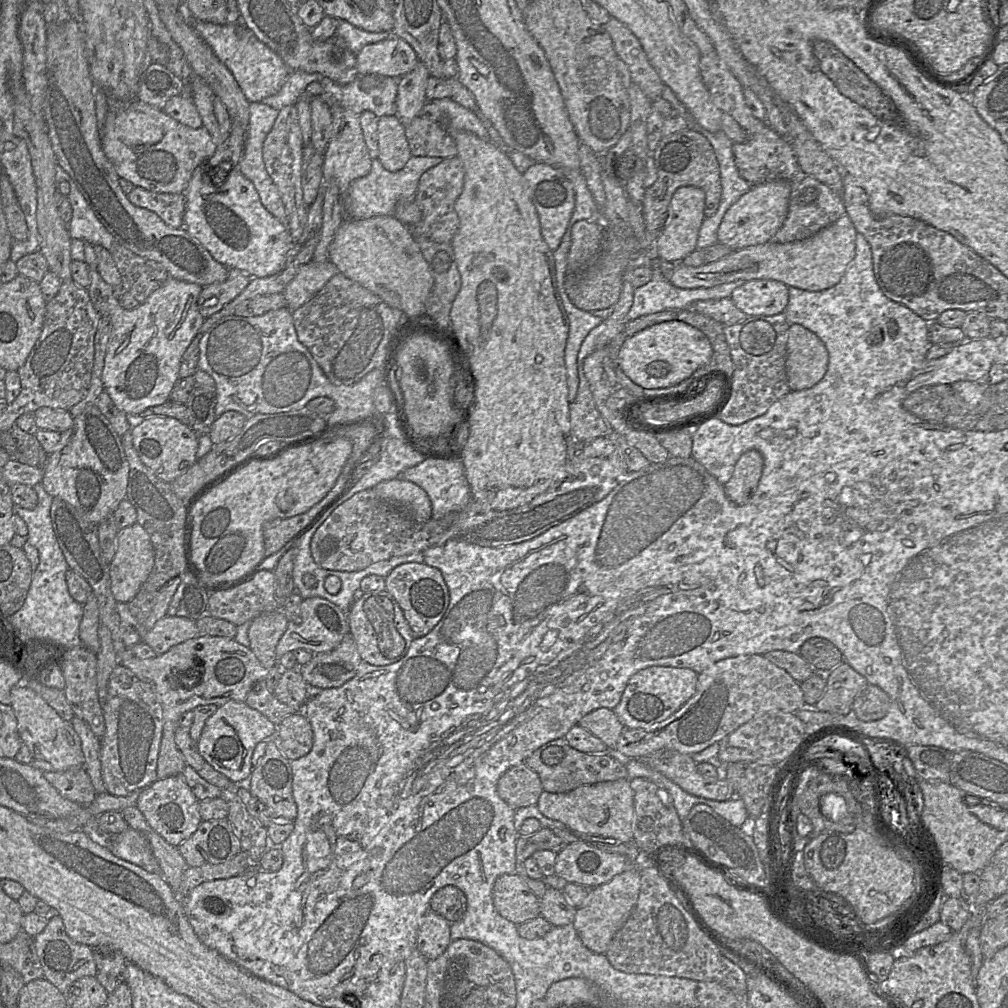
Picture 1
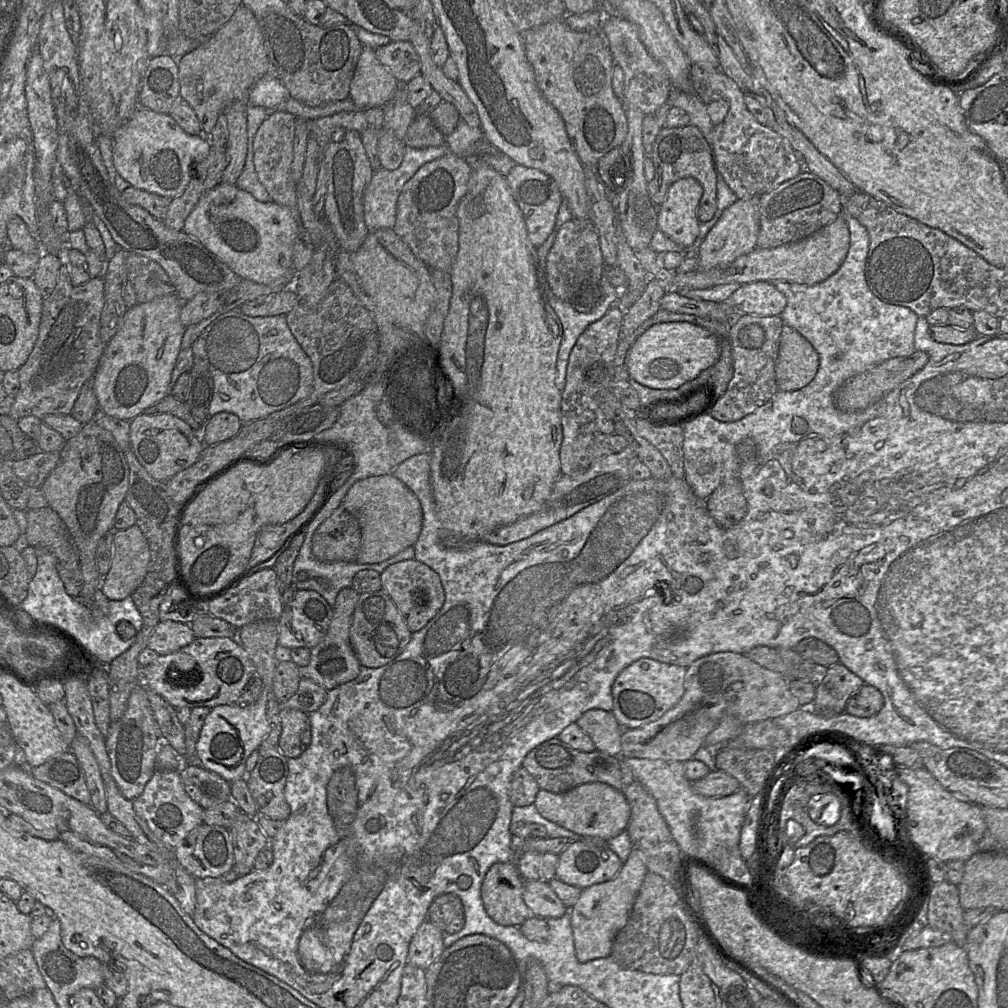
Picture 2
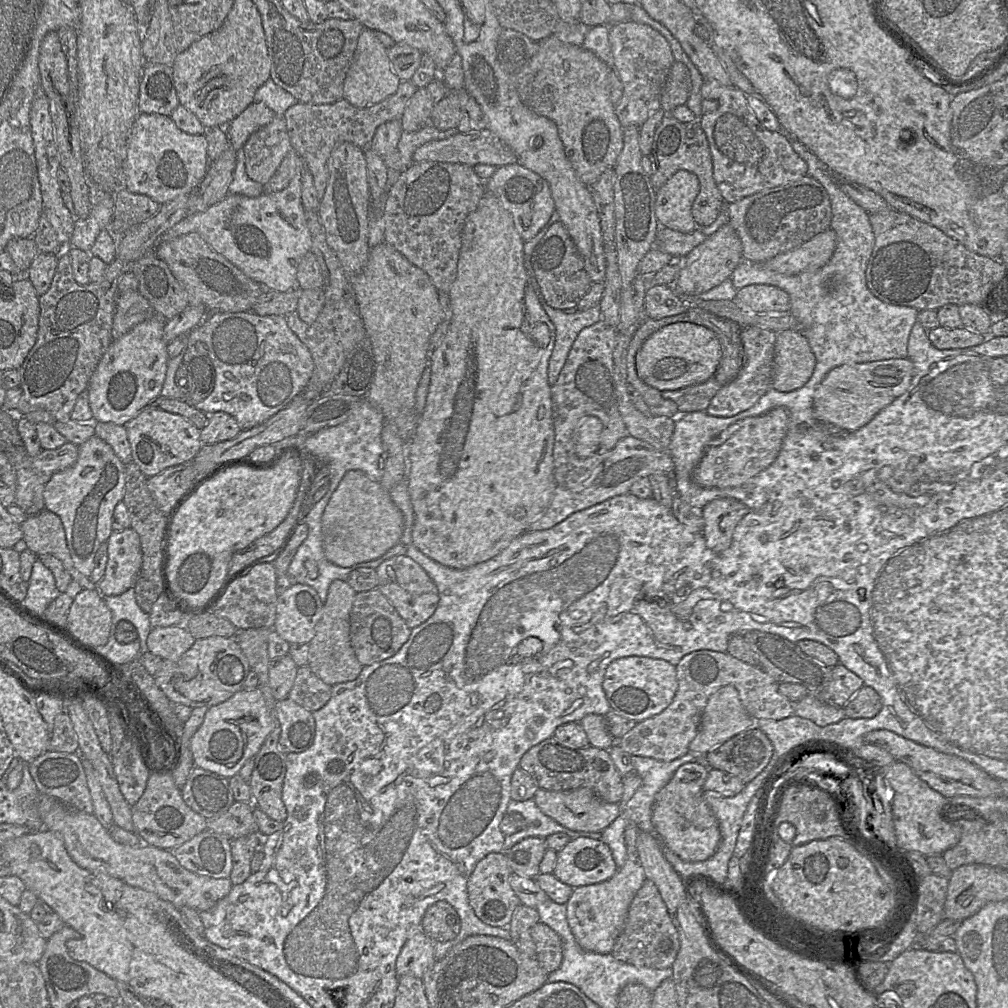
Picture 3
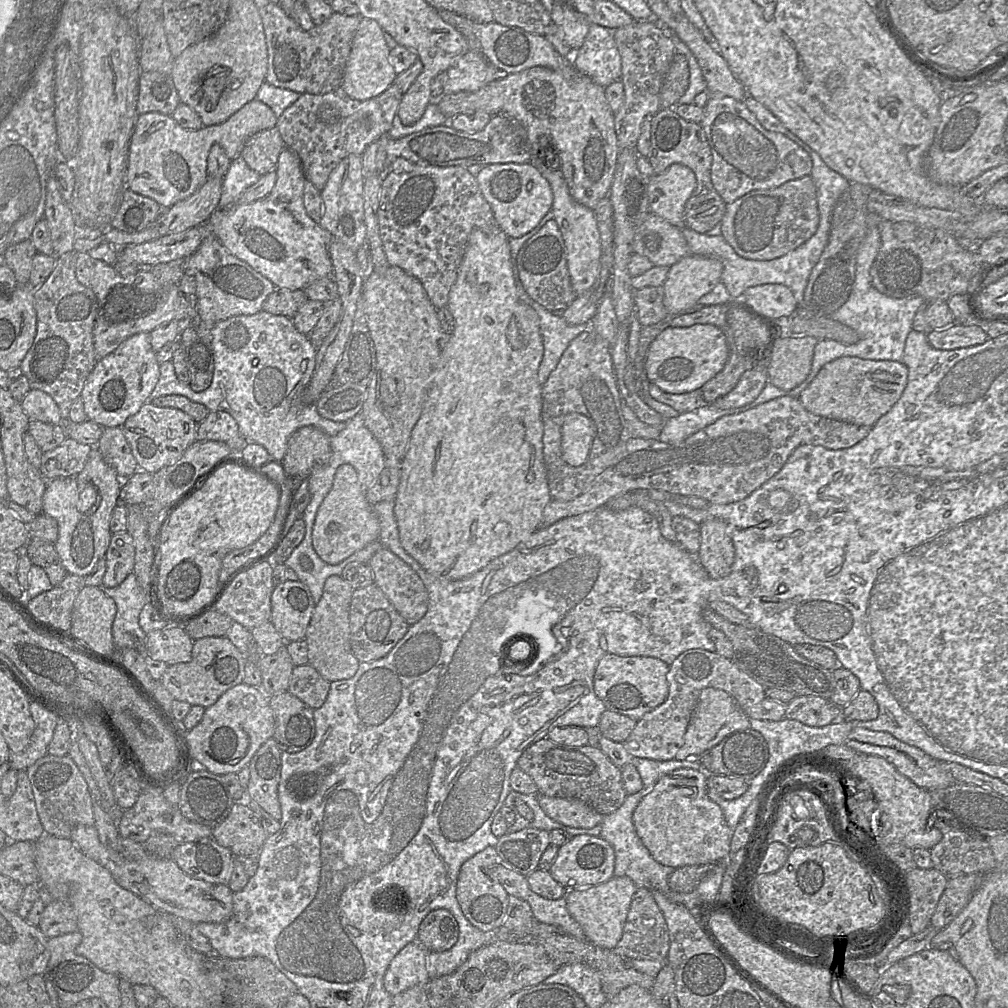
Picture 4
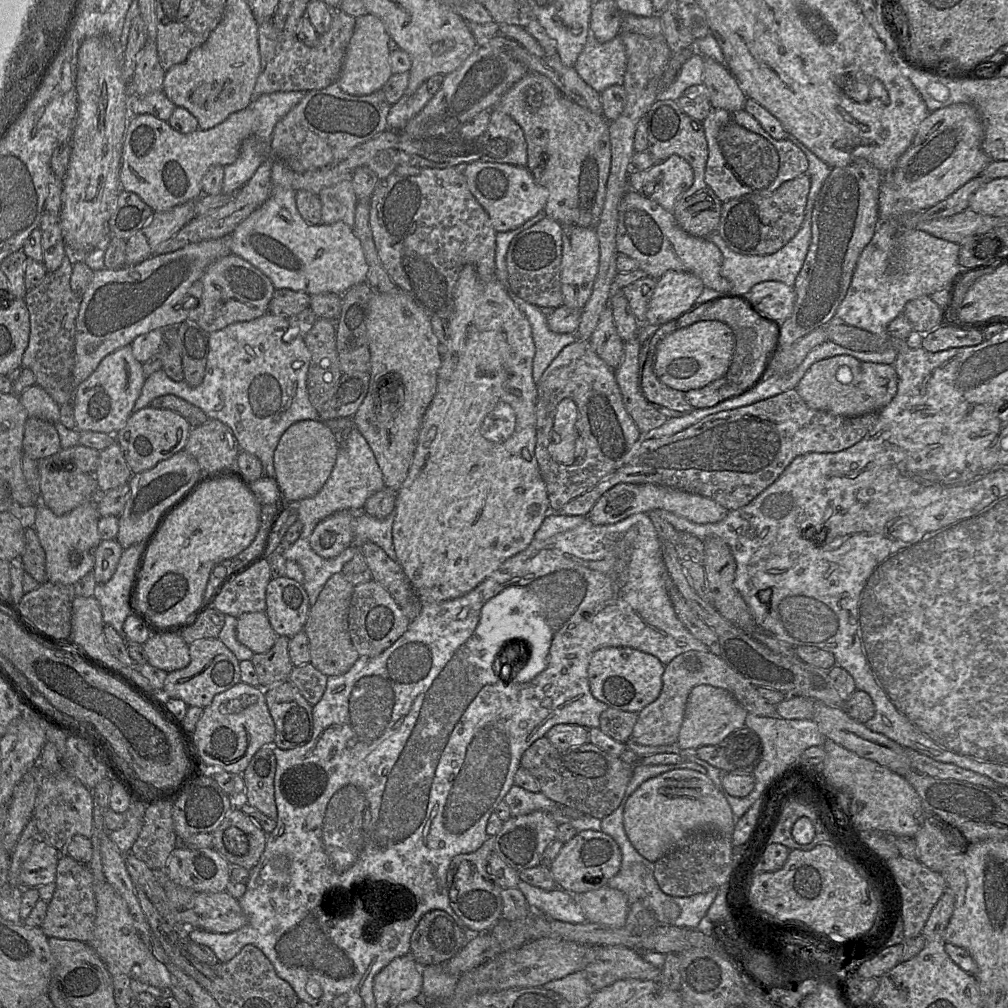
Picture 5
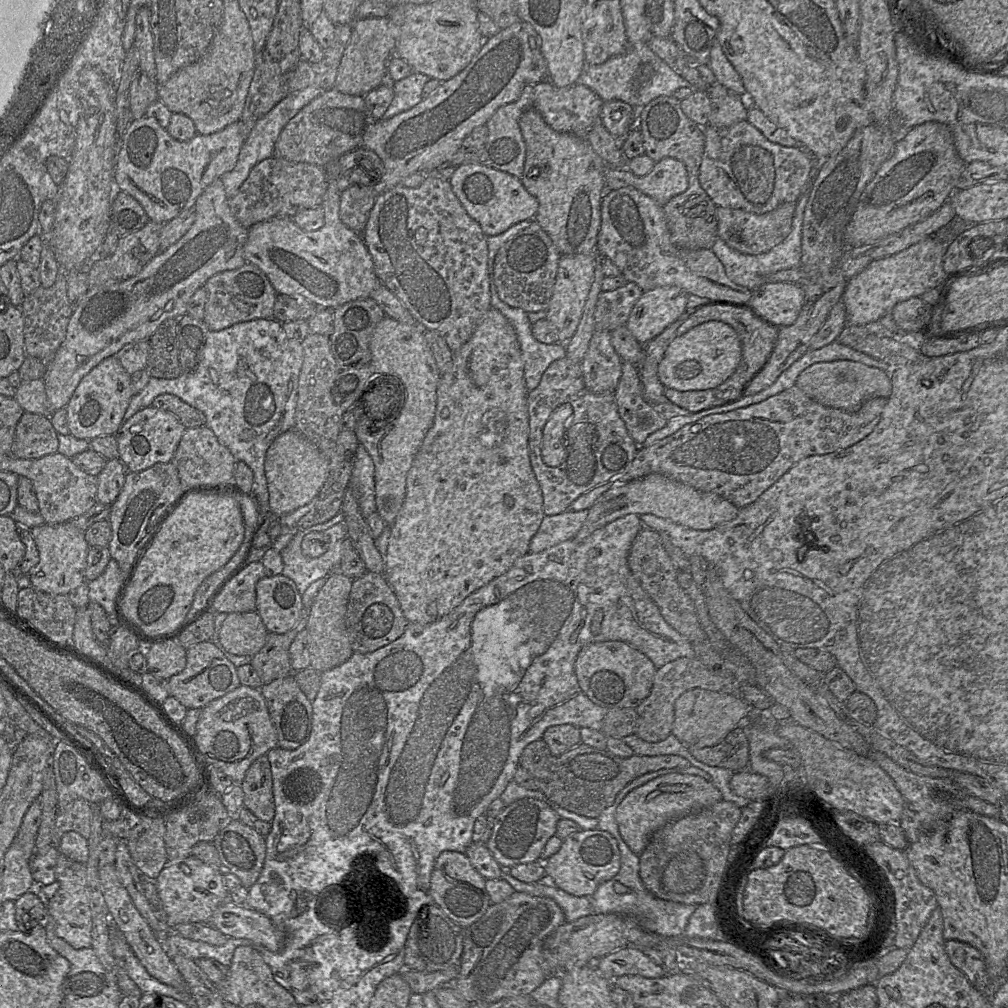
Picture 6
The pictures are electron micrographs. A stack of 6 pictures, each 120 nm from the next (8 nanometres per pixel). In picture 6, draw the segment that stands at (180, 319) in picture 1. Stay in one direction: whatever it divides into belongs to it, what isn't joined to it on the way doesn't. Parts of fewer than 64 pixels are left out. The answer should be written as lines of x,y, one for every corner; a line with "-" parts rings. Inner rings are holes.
115,355
101,361
80,381
68,405
67,422
70,434
78,439
92,440
98,436
116,435
133,397
132,377

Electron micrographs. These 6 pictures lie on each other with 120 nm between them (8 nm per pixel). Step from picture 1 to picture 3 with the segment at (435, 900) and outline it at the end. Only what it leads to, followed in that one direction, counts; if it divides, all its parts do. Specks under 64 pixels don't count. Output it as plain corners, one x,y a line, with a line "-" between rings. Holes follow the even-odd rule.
440,900
424,912
421,930
434,942
447,942
460,931
461,922
455,908
447,901

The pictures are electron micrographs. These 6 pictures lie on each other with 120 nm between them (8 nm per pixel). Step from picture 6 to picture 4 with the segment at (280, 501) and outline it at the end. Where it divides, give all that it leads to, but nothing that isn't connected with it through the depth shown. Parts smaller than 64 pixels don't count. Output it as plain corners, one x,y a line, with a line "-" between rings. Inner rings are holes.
303,426
289,438
281,463
294,480
307,480
314,466
328,464
331,455
330,436
314,426

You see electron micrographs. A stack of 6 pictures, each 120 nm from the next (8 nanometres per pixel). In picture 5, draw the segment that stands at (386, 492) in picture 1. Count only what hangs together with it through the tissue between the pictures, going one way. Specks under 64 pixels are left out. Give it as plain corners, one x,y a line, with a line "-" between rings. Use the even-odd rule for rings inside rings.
338,511
318,522
309,537
310,547
313,552
323,559
331,559
353,545
352,520
355,517
355,513
357,512

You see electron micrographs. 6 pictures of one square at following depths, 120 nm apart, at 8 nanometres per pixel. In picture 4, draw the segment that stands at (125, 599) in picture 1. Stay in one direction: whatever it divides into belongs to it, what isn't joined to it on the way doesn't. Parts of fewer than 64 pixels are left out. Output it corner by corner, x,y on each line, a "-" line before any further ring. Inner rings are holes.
127,531
113,533
104,558
106,560
106,571
101,587
116,587
134,569
135,546
132,536

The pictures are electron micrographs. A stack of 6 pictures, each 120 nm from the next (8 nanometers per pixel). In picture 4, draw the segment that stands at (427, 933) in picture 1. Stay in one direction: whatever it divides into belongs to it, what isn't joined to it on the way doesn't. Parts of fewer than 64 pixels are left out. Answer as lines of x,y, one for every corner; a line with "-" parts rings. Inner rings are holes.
417,941
408,943
391,960
384,978
385,990
395,996
411,987
424,987
428,980
427,950

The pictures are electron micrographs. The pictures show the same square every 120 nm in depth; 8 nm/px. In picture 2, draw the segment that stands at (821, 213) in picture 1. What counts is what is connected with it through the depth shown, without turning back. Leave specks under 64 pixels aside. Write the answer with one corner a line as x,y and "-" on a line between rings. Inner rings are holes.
803,169
796,177
758,196
760,230
756,248
770,249
804,239
837,219
843,197
824,180

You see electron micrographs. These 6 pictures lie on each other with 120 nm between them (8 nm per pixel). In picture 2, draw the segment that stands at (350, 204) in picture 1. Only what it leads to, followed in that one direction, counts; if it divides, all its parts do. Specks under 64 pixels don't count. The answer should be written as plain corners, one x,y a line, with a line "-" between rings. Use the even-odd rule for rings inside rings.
447,144
436,147
412,148
406,145
401,165
395,170
379,168
364,191
364,219
369,231
392,229
396,221
397,200
405,183
425,163
451,153

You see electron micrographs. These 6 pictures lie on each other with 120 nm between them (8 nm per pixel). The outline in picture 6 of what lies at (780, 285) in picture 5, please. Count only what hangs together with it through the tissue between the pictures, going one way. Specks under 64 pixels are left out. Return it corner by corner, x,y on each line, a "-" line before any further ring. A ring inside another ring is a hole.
774,282
753,290
748,303
758,314
783,327
796,321
803,302
804,291
798,284

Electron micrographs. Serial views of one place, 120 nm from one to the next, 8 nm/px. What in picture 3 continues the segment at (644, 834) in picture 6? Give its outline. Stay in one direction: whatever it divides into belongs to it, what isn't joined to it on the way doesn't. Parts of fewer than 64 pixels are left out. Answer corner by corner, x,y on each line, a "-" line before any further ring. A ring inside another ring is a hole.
699,763
681,765
669,783
656,795
652,806
655,834
664,845
685,862
700,862
712,857
721,842
716,816
703,799
703,785
708,769

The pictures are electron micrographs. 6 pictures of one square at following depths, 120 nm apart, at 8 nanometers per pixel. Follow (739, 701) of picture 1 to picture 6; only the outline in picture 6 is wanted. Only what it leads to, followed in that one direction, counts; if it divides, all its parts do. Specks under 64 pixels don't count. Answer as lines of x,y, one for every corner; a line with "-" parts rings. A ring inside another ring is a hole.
680,657
668,662
656,670
649,695
635,708
637,712
635,734
646,742
660,742
671,734
675,701
684,692
693,688
702,688
727,694
738,694
738,685
740,684
735,678
712,673
695,657

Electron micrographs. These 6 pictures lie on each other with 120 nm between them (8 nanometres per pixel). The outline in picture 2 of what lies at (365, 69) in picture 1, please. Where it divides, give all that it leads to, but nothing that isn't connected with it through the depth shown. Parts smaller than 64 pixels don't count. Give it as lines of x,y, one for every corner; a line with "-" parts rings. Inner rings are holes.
390,41
374,49
376,58
397,79
405,84
421,74
420,58
410,41

